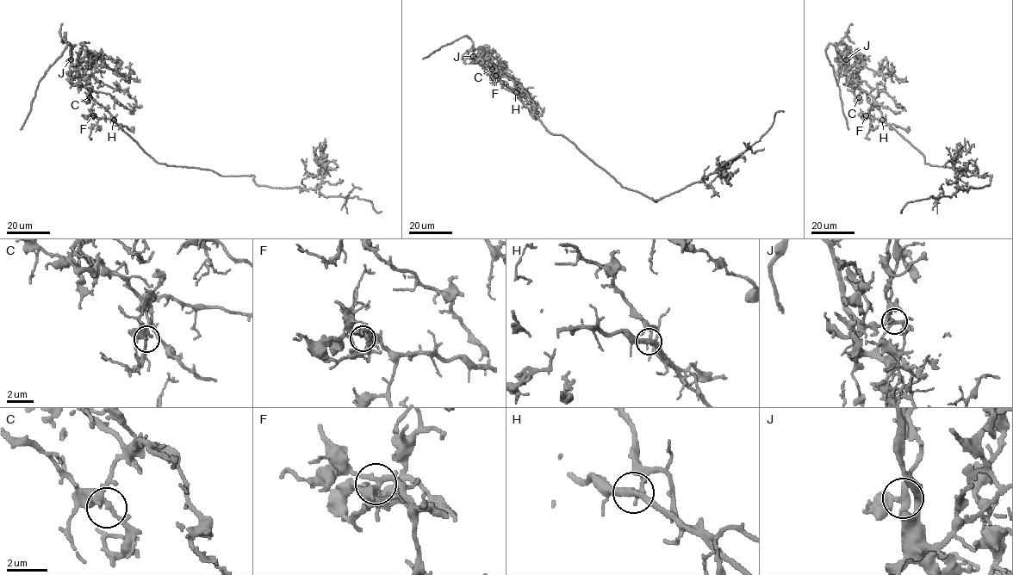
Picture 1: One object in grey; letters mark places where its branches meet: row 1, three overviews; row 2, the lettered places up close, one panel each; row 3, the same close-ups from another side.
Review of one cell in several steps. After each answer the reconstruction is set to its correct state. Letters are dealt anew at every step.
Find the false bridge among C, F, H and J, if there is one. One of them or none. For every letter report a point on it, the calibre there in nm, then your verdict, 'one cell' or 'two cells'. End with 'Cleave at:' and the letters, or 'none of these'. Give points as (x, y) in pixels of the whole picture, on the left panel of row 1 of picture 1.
C: place (90, 97); calibre 220 nm; one cell
F: place (93, 115); calibre 240 nm; one cell
H: place (114, 120); calibre 280 nm; two cells
J: place (71, 59); calibre 280 nm; one cell
Cleave at: H

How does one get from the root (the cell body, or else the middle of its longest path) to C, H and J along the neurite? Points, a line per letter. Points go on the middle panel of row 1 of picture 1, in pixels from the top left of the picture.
C: (559, 135), (550, 132), (516, 92), (498, 77), (494, 77), (492, 69)
H: (559, 135), (549, 132), (516, 92)
J: (559, 135), (550, 132), (516, 92), (493, 77), (481, 56), (473, 56)

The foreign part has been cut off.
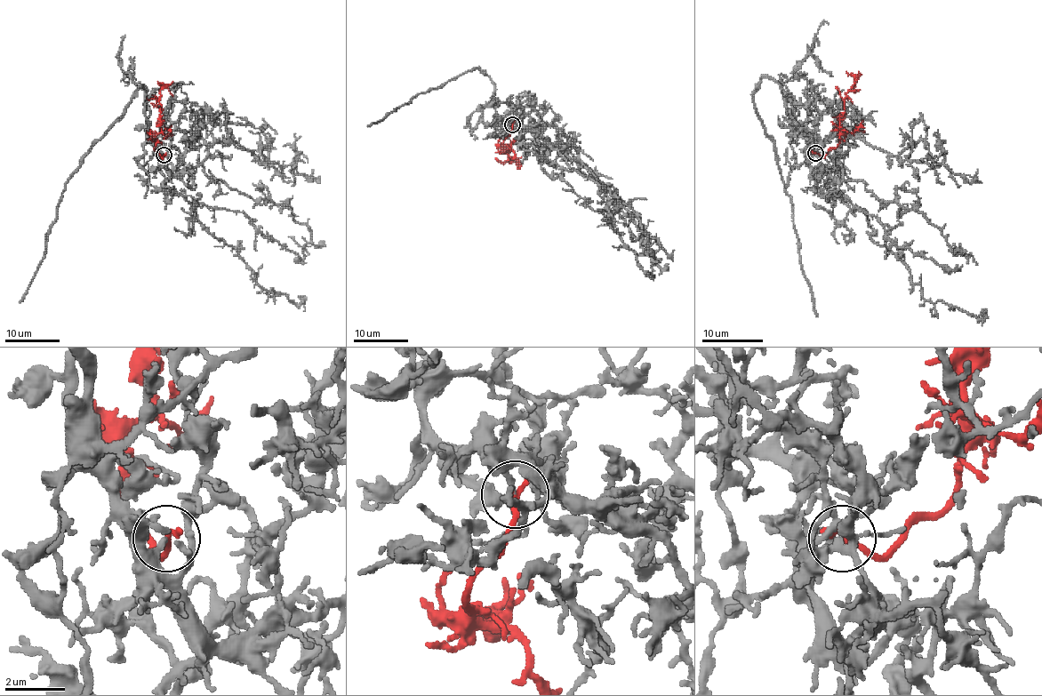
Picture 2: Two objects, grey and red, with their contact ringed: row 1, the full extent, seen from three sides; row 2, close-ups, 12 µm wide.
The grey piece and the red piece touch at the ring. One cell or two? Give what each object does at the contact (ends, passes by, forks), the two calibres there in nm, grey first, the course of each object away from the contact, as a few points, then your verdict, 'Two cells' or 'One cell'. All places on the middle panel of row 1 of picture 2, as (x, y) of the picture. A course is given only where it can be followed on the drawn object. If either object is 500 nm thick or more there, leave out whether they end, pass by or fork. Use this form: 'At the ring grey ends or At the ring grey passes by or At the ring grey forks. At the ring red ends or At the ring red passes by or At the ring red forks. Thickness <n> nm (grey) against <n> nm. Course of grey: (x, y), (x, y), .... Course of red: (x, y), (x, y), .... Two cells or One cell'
At the ring grey ends. At the ring red ends. Thickness 180 nm (grey) against 240 nm. Course of grey: (511, 124), (495, 108), (493, 85), (488, 76), (480, 68), (472, 68), (367, 126). Course of red: (511, 124), (511, 132), (503, 146), (508, 147), (508, 161), (521, 156). One cell

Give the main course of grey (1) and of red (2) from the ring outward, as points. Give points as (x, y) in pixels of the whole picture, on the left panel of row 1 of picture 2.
1: (163, 156), (147, 139), (145, 88), (140, 86), (66, 184), (44, 257), (19, 302)
2: (163, 156), (163, 158), (155, 150), (155, 136), (159, 132), (160, 91), (167, 88), (172, 96)

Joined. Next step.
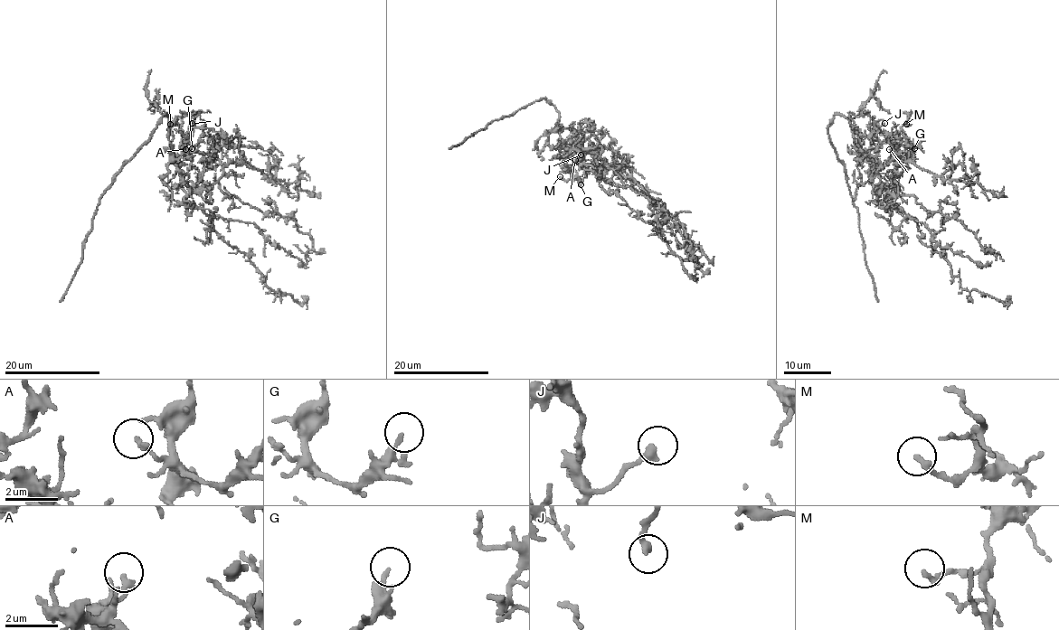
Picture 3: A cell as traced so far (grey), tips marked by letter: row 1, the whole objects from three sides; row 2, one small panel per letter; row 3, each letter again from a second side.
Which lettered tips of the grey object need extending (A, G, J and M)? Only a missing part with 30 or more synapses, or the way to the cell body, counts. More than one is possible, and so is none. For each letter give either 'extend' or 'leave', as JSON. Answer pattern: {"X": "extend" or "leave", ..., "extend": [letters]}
{"A": "leave", "G": "leave", "J": "extend", "M": "leave", "extend": ["J"]}

